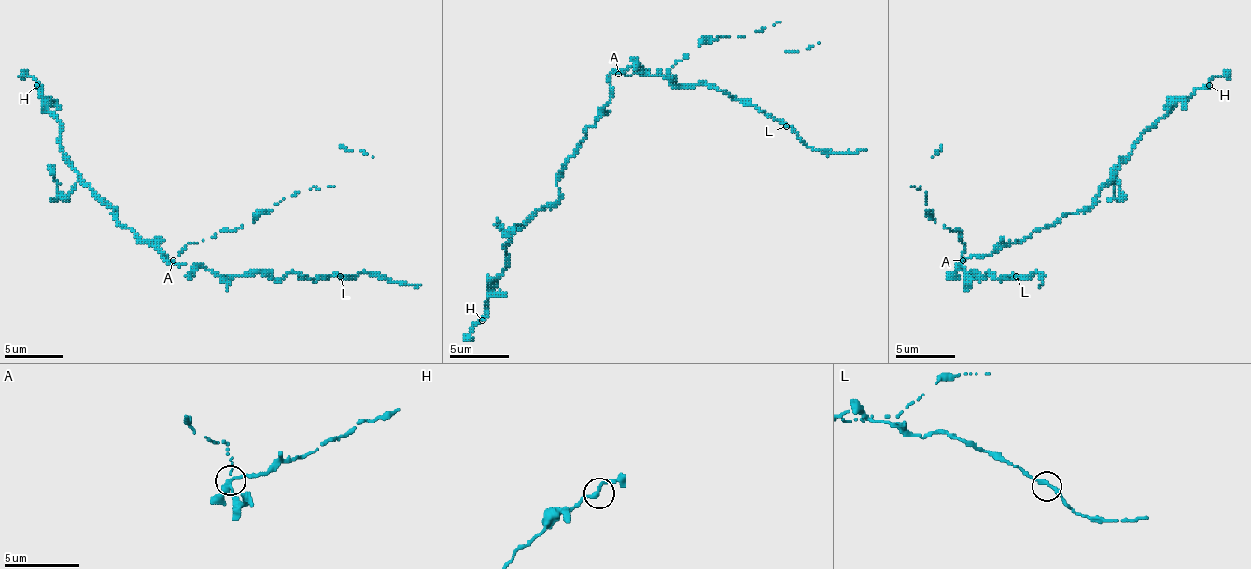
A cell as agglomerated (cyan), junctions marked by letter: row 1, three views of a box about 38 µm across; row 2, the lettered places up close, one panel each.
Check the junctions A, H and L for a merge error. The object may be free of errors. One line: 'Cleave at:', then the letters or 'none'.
Cleave at: A

